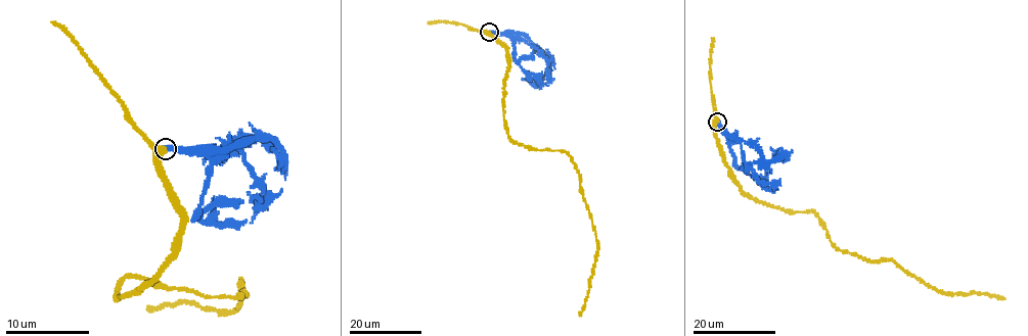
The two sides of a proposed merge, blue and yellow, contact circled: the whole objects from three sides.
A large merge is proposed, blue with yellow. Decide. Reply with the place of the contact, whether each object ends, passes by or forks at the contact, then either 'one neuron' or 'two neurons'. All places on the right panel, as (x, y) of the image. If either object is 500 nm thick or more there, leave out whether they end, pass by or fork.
(717, 122) | one neuron

